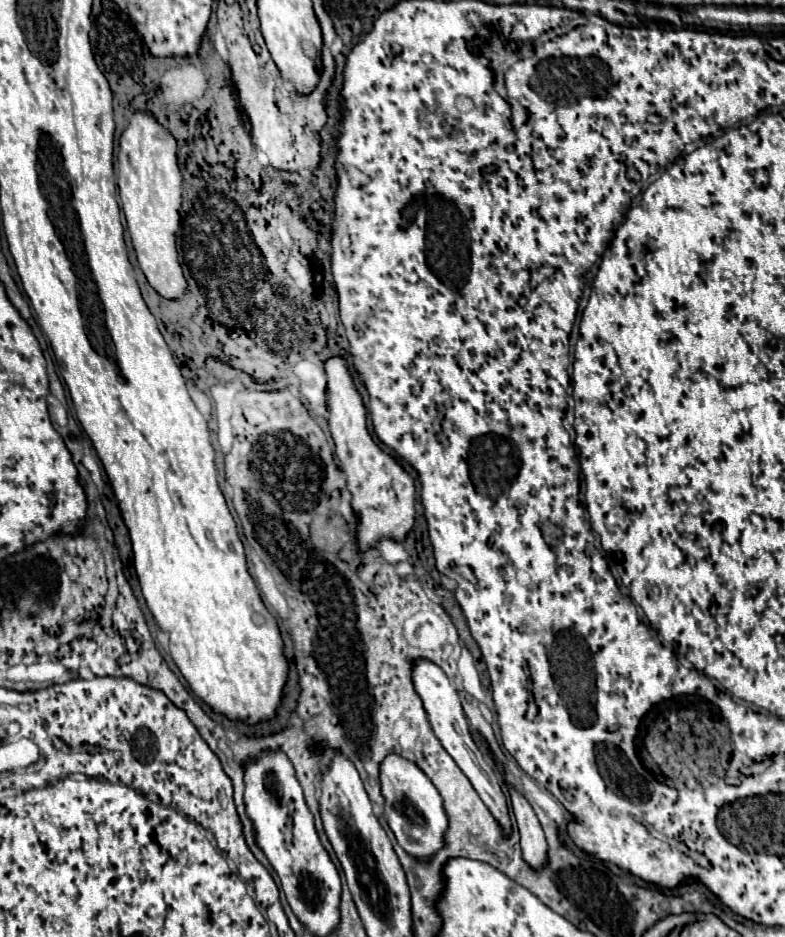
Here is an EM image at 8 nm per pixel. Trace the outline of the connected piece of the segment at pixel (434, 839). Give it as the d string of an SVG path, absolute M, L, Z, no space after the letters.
M389 754L381 764L381 786L385 796L385 816L399 846L421 862L429 862L445 844L447 814L433 782L409 760Z

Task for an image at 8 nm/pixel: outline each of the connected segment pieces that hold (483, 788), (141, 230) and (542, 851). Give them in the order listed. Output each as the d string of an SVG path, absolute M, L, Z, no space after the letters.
M419 660L415 662L415 668L413 668L413 684L415 684L415 690L417 694L421 696L423 700L423 706L425 706L425 712L429 716L429 722L431 722L431 728L435 732L435 736L439 738L439 742L443 744L443 748L449 752L449 756L457 762L457 766L463 770L463 774L471 780L473 788L477 790L477 794L481 796L483 804L491 810L491 814L495 816L495 820L499 822L501 830L503 830L503 836L509 838L511 836L511 818L509 818L509 806L507 806L507 796L503 794L501 790L501 776L499 772L495 772L495 768L485 760L481 748L475 744L473 736L471 736L471 726L469 726L469 720L461 708L461 700L459 700L459 694L457 690L451 686L449 678L445 676L445 672L435 666L433 662L429 660Z
M135 112L119 140L119 203L127 218L127 230L133 240L139 268L151 288L167 300L179 300L187 288L183 268L177 260L175 232L179 230L181 208L181 172L177 166L175 138L147 112Z
M513 788L509 792L511 792L511 804L513 804L515 818L517 818L519 834L521 834L523 858L531 868L539 870L539 868L543 868L543 864L547 864L547 842L545 842L541 824L535 816L531 804L525 800L525 796L521 796Z

